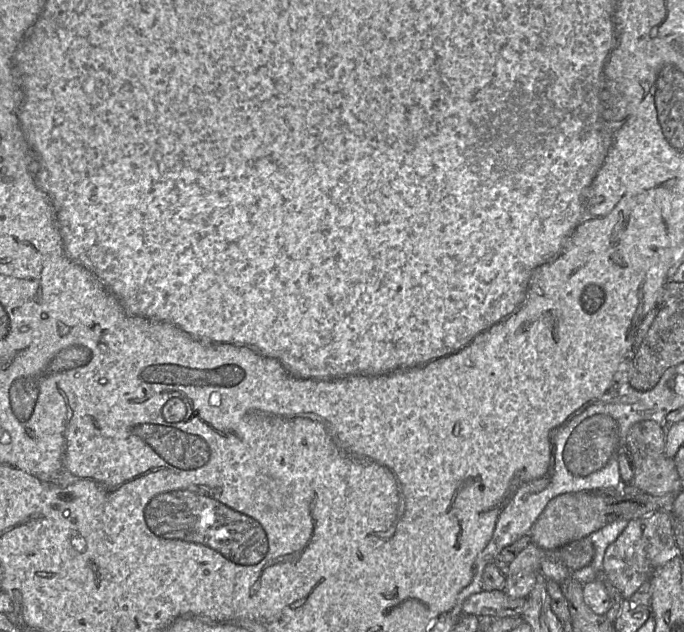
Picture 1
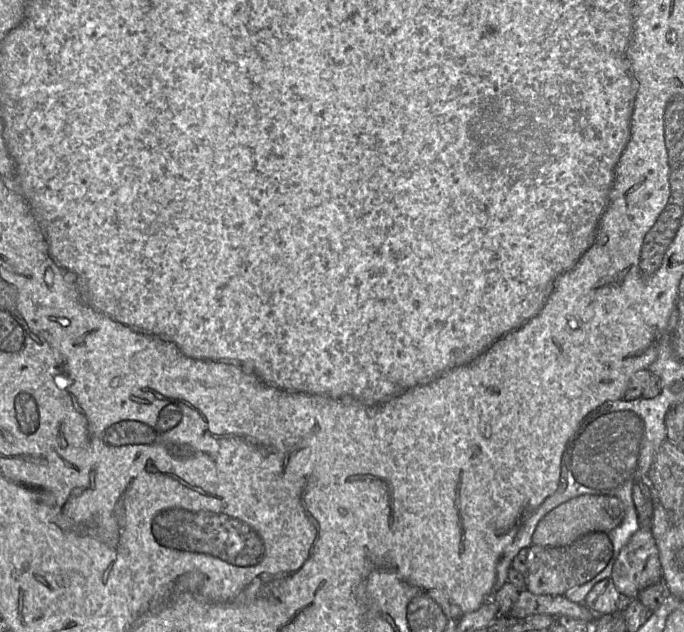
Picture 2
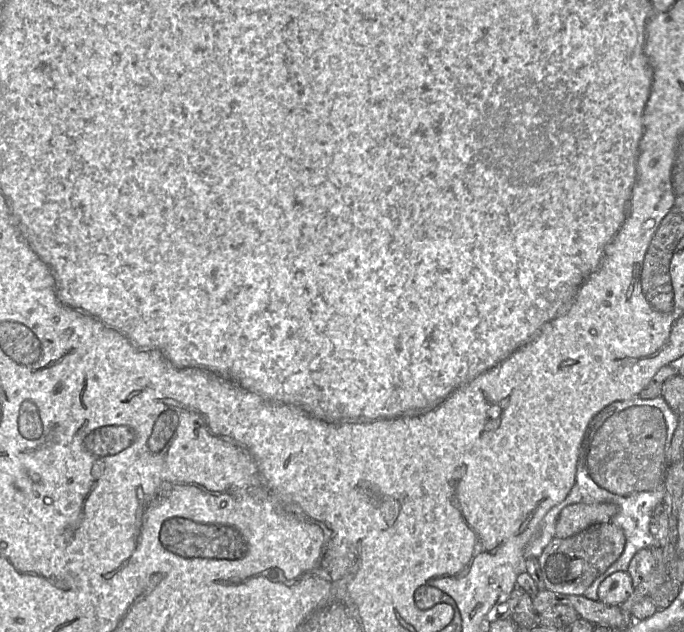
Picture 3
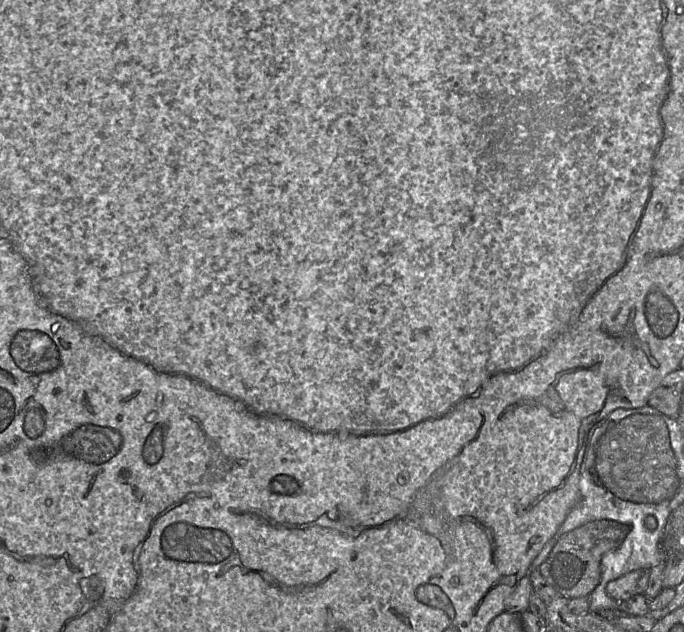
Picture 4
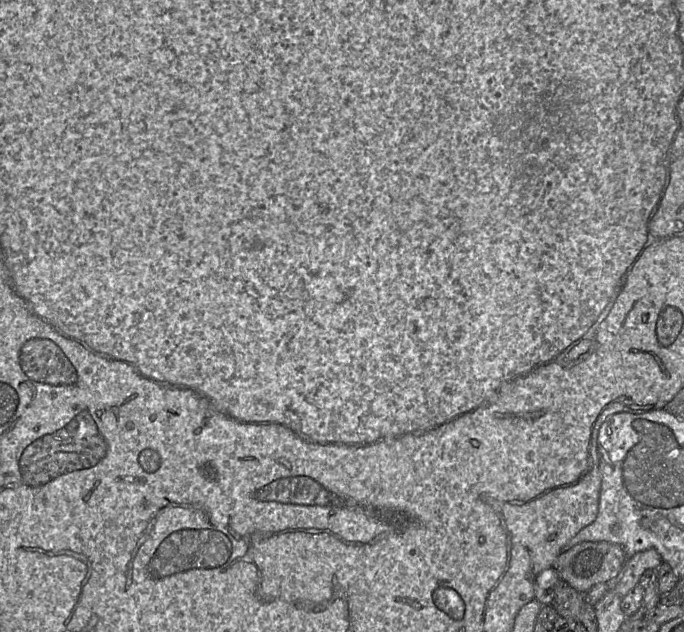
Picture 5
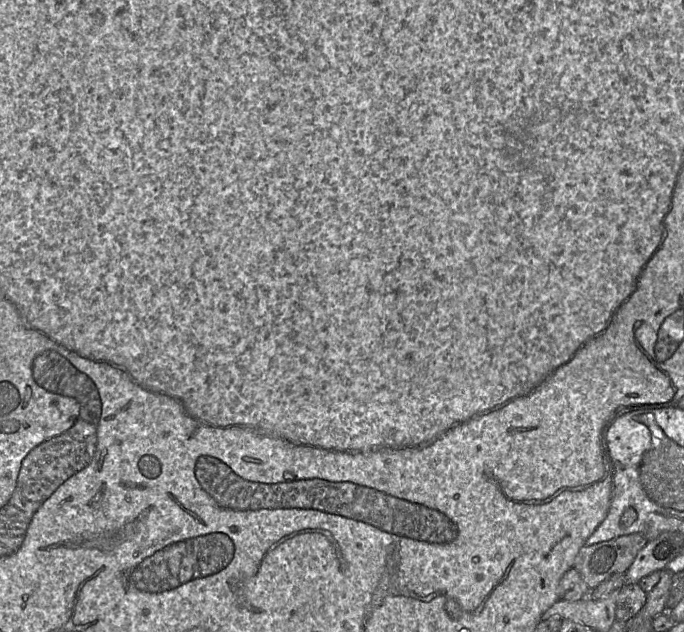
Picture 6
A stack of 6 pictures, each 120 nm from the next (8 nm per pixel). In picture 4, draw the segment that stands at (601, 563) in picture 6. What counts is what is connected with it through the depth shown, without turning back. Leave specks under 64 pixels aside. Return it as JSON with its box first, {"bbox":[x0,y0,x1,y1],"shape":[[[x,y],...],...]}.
{"bbox":[538,520,629,599],"shape":[[[614,520],[588,522],[562,535],[538,569],[560,595],[569,599],[589,596],[601,579],[602,556],[617,549],[629,531],[627,525]]]}

